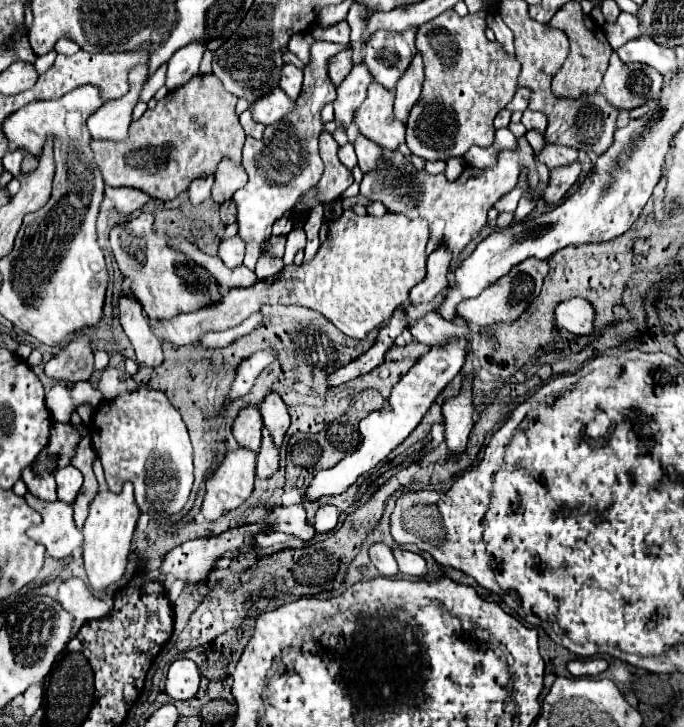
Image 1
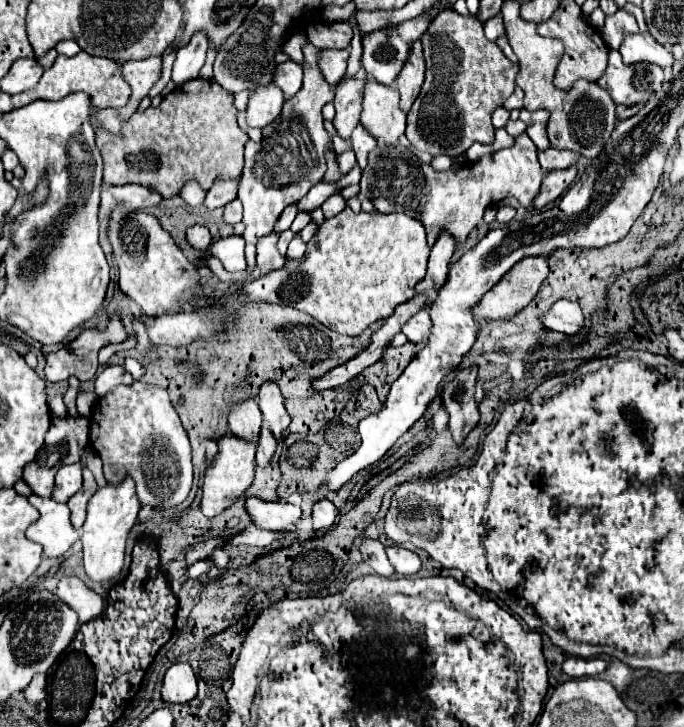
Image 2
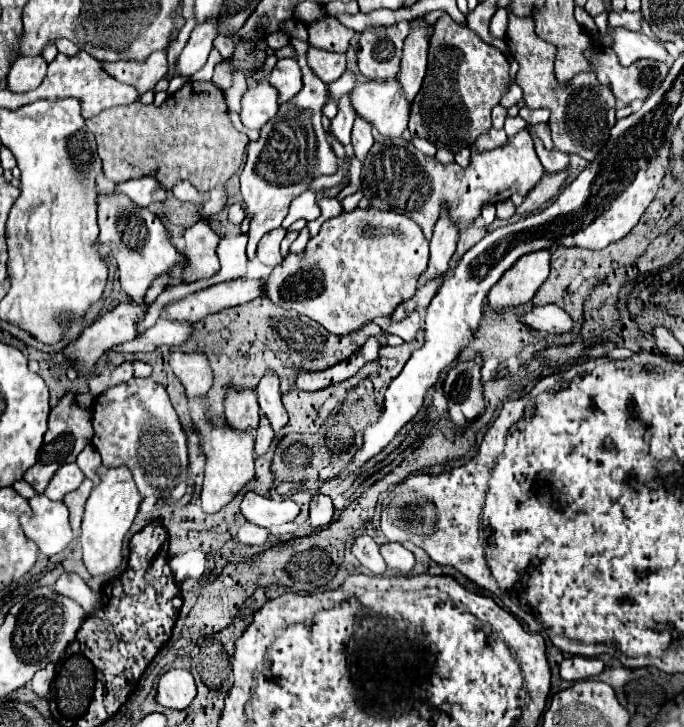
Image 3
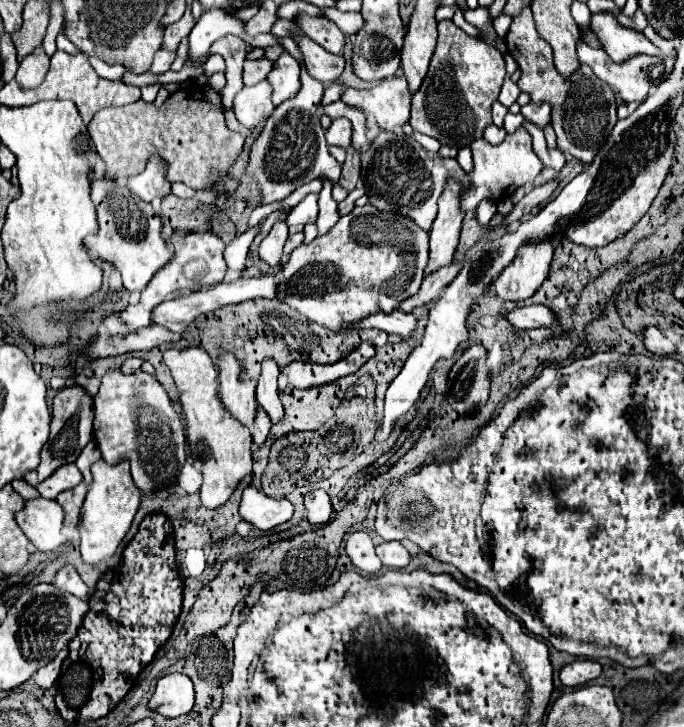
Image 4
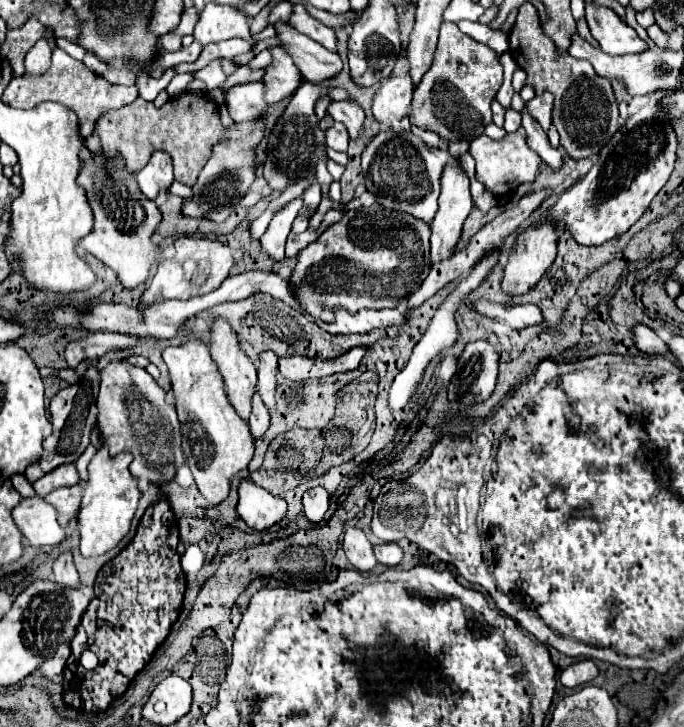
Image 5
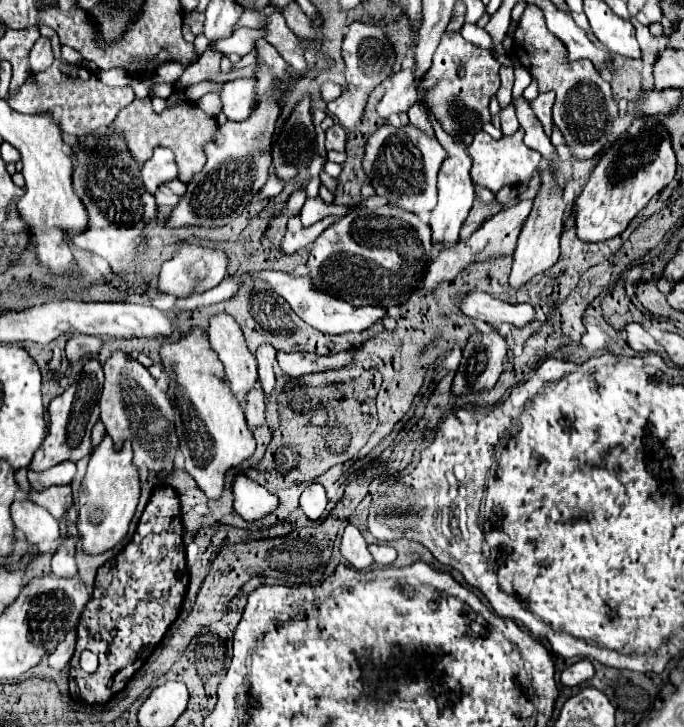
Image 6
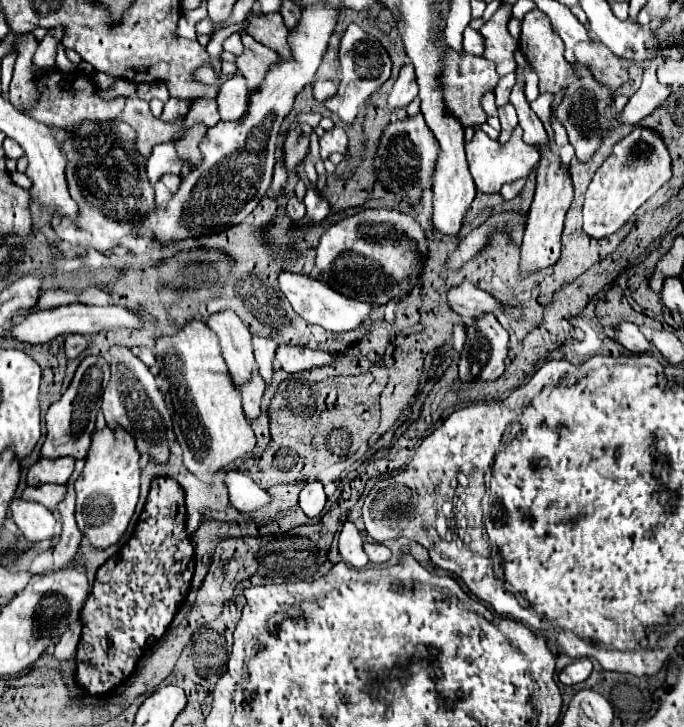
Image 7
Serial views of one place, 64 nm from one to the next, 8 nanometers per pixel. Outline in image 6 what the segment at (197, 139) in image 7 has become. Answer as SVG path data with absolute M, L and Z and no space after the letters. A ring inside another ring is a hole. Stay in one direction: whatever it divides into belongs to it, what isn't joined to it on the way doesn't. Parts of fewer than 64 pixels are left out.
M134 98L118 116L116 120L108 126L110 132L120 132L124 134L126 142L128 142L128 148L132 152L132 156L144 164L150 156L152 156L152 150L156 146L166 146L174 152L176 156L176 164L178 164L178 178L188 184L190 178L202 170L204 162L206 162L206 156L204 156L204 144L212 140L214 132L216 132L216 122L212 118L208 118L202 110L194 108L192 102L184 102L176 108L166 108L162 114L156 114L152 110L152 104L150 104L150 98Z

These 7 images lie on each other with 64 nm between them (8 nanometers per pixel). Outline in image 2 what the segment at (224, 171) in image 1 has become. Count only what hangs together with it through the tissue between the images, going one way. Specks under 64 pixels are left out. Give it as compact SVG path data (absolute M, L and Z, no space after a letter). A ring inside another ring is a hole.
M218 180L208 190L208 196L204 200L204 206L208 210L224 208L228 202L232 202L236 198L236 190L238 190L238 180Z

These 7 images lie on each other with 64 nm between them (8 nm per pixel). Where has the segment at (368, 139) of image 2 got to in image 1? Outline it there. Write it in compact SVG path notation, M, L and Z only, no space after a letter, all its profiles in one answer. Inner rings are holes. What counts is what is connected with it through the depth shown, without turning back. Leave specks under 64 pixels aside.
M358 134L356 142L354 142L354 150L356 150L358 166L362 172L370 172L378 166L378 160L382 156L382 150L378 144L374 144L372 140L364 140L364 136Z

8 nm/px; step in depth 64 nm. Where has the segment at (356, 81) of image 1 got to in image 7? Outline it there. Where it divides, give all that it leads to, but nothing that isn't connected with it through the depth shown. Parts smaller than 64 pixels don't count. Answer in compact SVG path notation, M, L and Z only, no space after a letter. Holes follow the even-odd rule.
M334 126L332 130L324 132L324 136L320 138L321 159L325 161L332 152L340 152L340 154L346 154L348 152L348 136L346 136L344 128Z

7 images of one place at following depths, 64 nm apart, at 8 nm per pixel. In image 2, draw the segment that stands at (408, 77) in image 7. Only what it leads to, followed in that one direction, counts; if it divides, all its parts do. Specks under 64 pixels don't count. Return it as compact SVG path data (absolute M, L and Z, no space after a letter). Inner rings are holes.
M368 80L362 90L360 122L384 144L396 144L406 130L406 112L398 104L398 90Z

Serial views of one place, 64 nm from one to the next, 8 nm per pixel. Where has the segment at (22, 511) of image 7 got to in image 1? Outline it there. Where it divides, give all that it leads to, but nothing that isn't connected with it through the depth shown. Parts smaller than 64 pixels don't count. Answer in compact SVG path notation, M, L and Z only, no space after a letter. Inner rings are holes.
M27 493L24 496L27 504L40 512L42 522L30 528L28 536L46 548L46 554L62 560L72 554L74 548L82 546L82 532L74 526L72 520L72 506L60 500L54 502L40 502L36 496Z

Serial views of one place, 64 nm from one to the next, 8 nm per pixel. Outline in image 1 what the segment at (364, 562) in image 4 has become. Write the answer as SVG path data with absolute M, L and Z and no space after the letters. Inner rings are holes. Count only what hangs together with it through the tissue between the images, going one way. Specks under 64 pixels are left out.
M380 542L372 544L368 548L368 556L370 556L372 564L376 566L376 570L382 576L388 576L390 578L390 576L396 576L398 574L398 564L396 564L396 560L392 556L392 550L386 544L380 544Z

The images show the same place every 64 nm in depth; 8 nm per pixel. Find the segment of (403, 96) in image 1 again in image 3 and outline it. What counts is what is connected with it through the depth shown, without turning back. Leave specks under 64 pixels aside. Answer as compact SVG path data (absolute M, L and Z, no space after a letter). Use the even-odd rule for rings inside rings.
M418 16L410 22L410 36L404 40L404 52L402 52L398 80L402 82L402 88L410 102L418 94L424 74L426 74L430 32L432 32L432 24L428 24L424 20L424 16Z

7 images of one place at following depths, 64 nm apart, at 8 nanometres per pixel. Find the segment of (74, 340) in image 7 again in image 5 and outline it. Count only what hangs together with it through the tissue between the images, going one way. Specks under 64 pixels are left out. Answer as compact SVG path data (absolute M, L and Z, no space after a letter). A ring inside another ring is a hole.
M92 332L84 336L82 340L70 342L66 346L66 362L68 368L76 368L82 360L96 360L102 354L110 350L124 350L132 348L136 344L136 336L124 336L124 334L112 334L112 332Z

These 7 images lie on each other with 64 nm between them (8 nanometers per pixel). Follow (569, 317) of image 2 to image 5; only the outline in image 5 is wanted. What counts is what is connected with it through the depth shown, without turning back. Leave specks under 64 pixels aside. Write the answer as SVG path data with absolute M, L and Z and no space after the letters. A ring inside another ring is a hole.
M478 298L478 300L472 302L472 310L486 316L486 318L490 318L490 320L494 320L494 322L508 324L508 326L512 326L516 330L542 322L542 312L534 304L506 306L506 304L498 304L498 302Z

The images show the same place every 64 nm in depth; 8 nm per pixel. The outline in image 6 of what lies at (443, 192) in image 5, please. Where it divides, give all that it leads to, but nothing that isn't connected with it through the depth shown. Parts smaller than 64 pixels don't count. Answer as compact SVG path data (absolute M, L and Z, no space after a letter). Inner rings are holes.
M428 112L428 118L430 118L430 124L434 128L434 134L438 138L438 142L442 144L442 148L446 150L446 160L442 162L442 168L438 172L438 202L436 202L436 208L432 210L432 216L430 216L430 228L432 228L432 240L434 242L456 242L458 240L458 234L460 234L460 226L464 224L470 208L472 208L472 202L474 202L474 184L472 184L472 178L470 178L470 156L466 154L466 146L462 144L462 140L458 140L458 136L450 136L442 124L438 124L438 120L434 120L434 116L430 116Z

